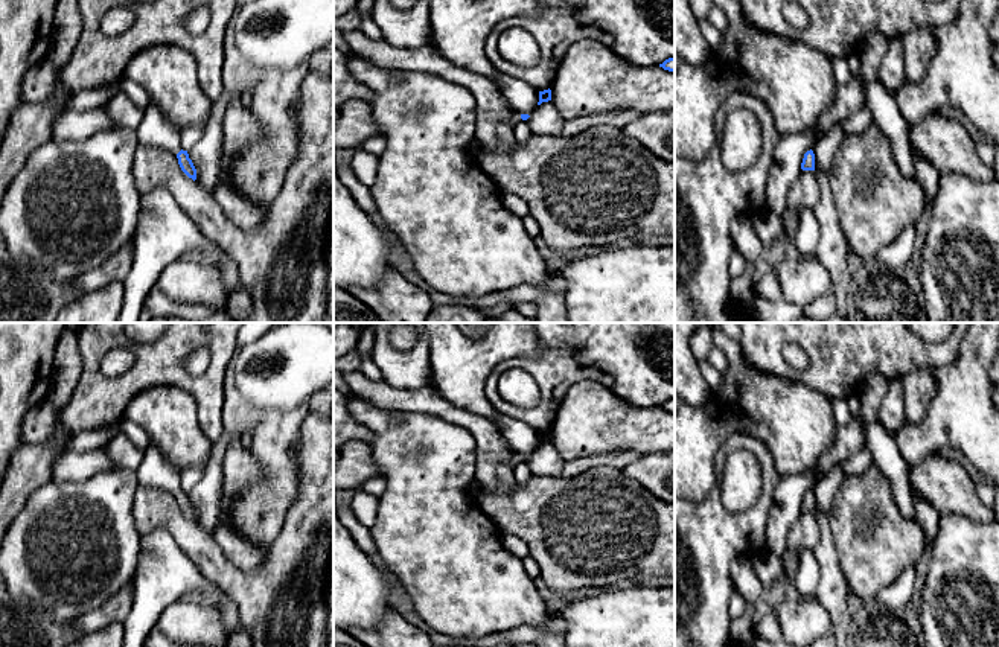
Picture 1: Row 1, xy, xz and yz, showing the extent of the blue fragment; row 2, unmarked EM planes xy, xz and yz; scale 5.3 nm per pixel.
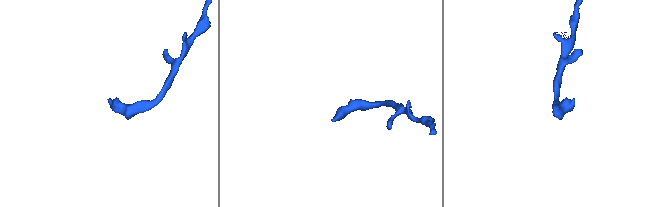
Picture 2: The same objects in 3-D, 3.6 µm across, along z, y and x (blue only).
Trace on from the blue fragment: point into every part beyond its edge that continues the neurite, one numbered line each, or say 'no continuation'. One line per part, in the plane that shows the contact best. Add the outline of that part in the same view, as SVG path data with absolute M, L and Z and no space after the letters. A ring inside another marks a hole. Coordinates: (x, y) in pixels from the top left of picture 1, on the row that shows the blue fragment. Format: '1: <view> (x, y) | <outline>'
1: xy (154, 130) | M154 102L143 110L143 119L136 128L139 145L158 146L175 155L181 151L180 132Z

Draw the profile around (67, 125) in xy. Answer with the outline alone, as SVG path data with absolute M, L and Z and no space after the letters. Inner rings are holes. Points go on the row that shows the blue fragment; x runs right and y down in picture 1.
M101 108L91 111L61 110L53 119L52 140L87 140L114 128Z

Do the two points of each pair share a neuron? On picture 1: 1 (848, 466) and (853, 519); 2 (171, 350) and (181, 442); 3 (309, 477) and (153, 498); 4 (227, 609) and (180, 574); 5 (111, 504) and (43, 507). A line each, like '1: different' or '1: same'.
1: different
2: different
3: same
4: same
5: same

